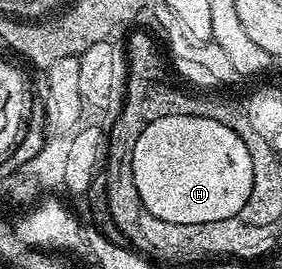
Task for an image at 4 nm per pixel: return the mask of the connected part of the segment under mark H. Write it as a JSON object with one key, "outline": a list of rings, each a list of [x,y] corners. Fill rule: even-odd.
{"outline":[[[173,113],[170,117],[155,119],[145,128],[143,135],[139,135],[139,139],[133,148],[133,178],[139,193],[139,199],[143,199],[143,207],[147,207],[147,211],[151,211],[151,215],[155,215],[167,223],[199,223],[200,225],[215,223],[219,219],[238,216],[243,203],[247,203],[247,199],[251,195],[253,172],[251,171],[249,146],[246,141],[239,139],[239,135],[235,130],[222,122],[216,122],[214,118],[192,117],[182,113]]]}

